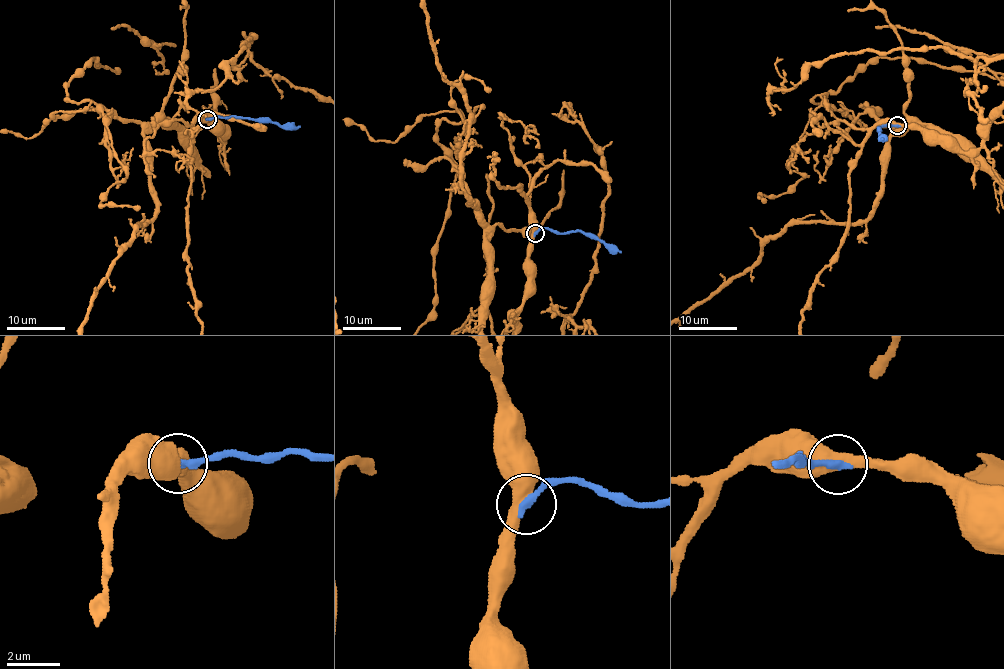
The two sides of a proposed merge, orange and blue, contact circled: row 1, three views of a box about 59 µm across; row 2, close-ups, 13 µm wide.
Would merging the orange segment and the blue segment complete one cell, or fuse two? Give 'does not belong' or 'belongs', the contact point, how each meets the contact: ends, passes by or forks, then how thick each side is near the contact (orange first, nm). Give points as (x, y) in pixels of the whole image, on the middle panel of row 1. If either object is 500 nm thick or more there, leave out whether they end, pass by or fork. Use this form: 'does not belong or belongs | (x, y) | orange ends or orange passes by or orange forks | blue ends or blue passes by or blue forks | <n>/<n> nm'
does not belong | (535, 233) | 500/320 nm

